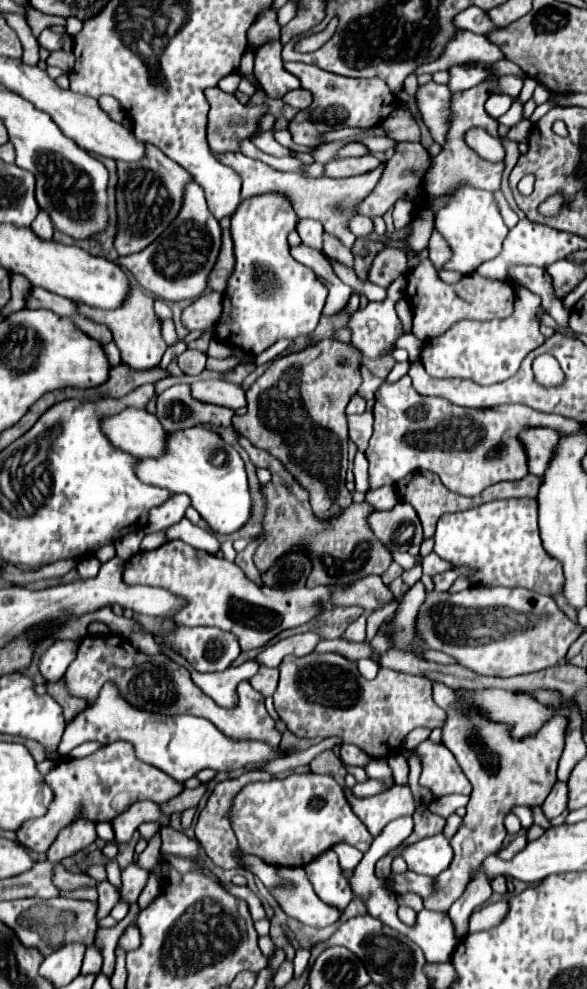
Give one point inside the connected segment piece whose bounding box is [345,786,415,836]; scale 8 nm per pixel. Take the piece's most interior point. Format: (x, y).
(376, 812)

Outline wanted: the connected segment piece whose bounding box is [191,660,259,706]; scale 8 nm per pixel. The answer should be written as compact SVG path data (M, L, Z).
M245 662L237 668L227 668L223 672L211 672L211 674L199 674L191 670L191 680L197 688L201 688L203 694L213 698L219 706L233 706L235 704L235 686L243 680L249 680L259 666L255 662Z

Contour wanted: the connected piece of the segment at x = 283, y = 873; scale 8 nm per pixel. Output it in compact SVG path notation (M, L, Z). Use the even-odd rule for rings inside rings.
M279 866L277 874L285 882L293 882L293 888L281 886L281 888L271 890L271 896L279 902L279 906L285 910L287 916L291 916L311 928L325 928L325 926L335 924L341 918L339 908L325 904L315 894L315 890L301 866L297 866L297 868Z

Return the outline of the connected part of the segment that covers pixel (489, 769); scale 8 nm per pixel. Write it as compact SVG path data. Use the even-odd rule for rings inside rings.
M441 682L433 684L433 700L437 706L447 710L447 722L443 726L443 744L455 756L457 764L461 766L467 780L473 784L471 800L467 804L467 814L451 838L453 848L453 862L449 864L443 874L435 878L435 892L423 898L425 910L447 912L451 902L455 902L465 886L469 884L471 872L475 872L483 858L495 854L507 830L503 820L511 814L513 806L541 806L549 796L553 784L557 782L557 762L565 746L565 718L553 718L551 724L545 724L537 736L527 738L523 742L515 742L509 736L507 726L493 724L477 714L465 716L459 712L459 696L453 688L443 686Z

